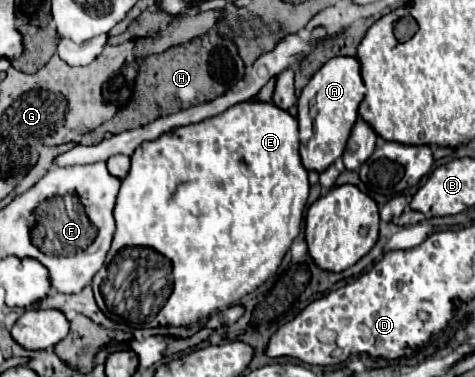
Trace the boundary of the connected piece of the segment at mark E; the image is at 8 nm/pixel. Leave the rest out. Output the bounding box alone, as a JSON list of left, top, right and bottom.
[92,101,310,327]

